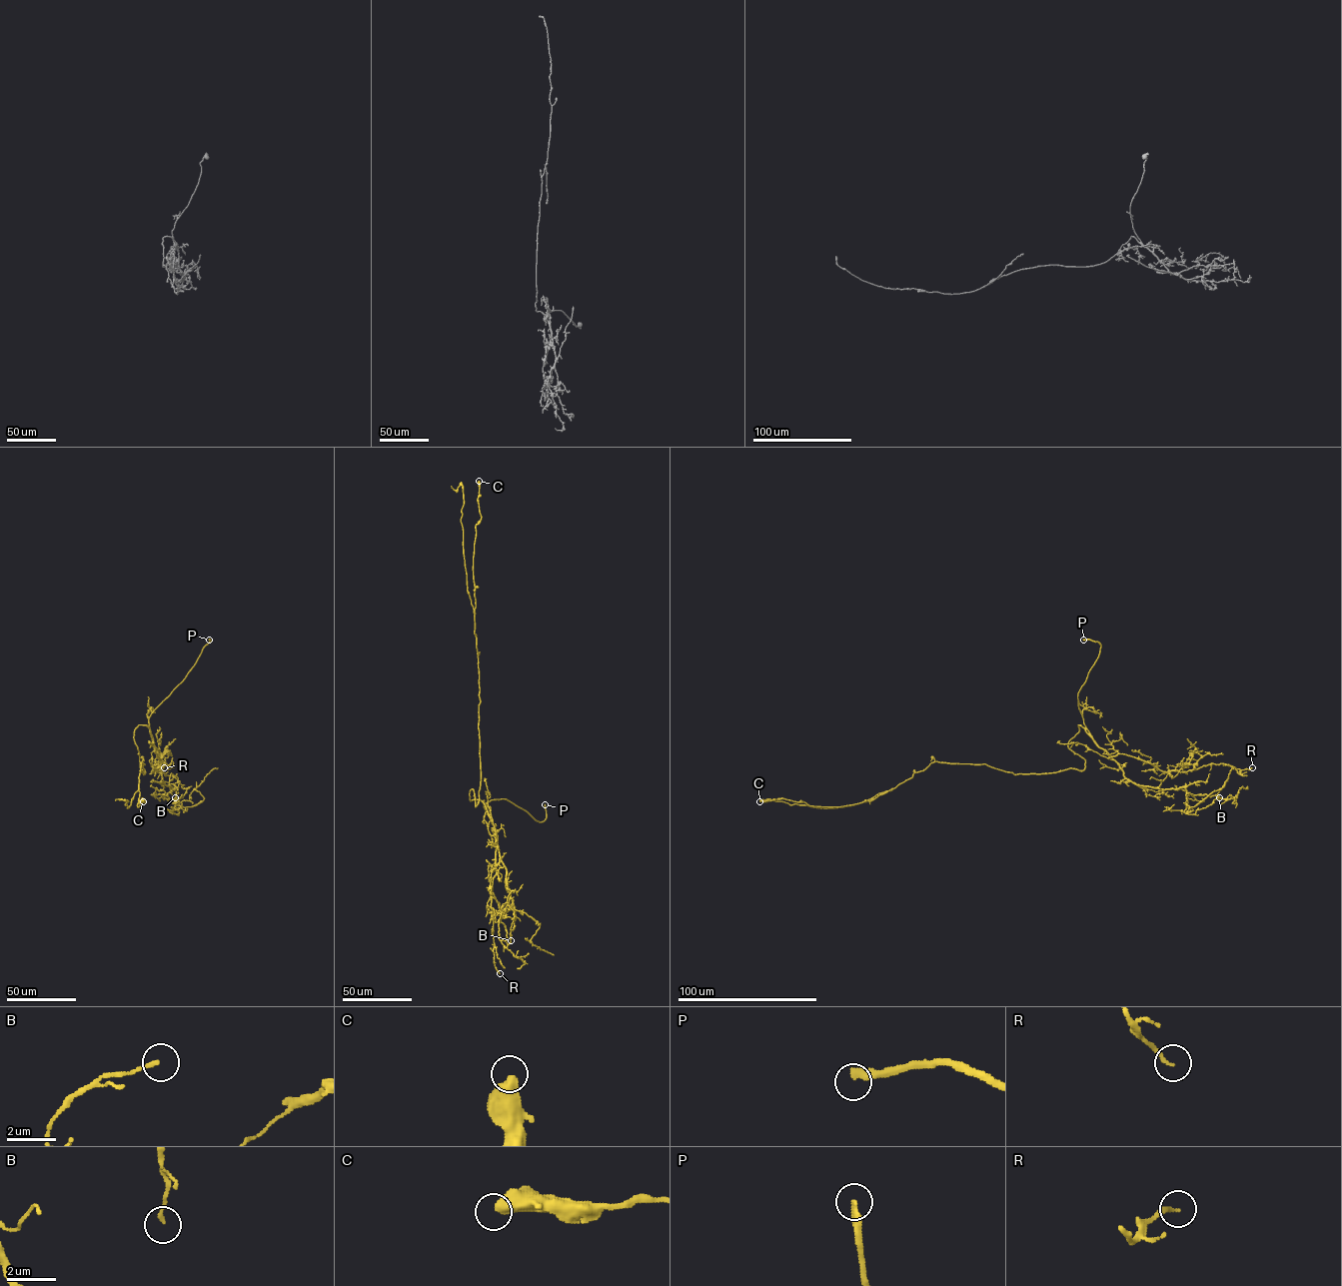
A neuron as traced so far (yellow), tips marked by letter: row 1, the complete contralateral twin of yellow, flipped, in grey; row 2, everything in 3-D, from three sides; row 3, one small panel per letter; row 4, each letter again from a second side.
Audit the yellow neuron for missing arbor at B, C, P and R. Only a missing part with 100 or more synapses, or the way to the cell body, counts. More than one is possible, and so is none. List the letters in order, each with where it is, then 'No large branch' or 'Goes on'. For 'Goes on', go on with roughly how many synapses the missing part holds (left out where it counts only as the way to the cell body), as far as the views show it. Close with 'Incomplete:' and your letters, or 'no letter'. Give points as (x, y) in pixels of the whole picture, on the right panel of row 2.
B: Place: (1219, 797). No large branch
C: Place: (759, 801). No large branch
P: Place: (1083, 640). Goes on
R: Place: (1252, 767). No large branch
Incomplete: P

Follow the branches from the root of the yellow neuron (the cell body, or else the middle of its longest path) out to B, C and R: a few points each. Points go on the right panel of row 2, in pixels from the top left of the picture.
B: (1064, 769), (1084, 768), (1068, 746), (1080, 724), (1132, 781), (1184, 787), (1185, 813), (1219, 797)
C: (1064, 769), (1014, 774), (985, 764), (934, 761), (870, 800), (839, 806), (809, 805), (783, 798), (759, 801)
R: (1064, 769), (1085, 767), (1068, 746), (1078, 724), (1111, 755), (1131, 755), (1164, 771), (1212, 763), (1252, 767)

